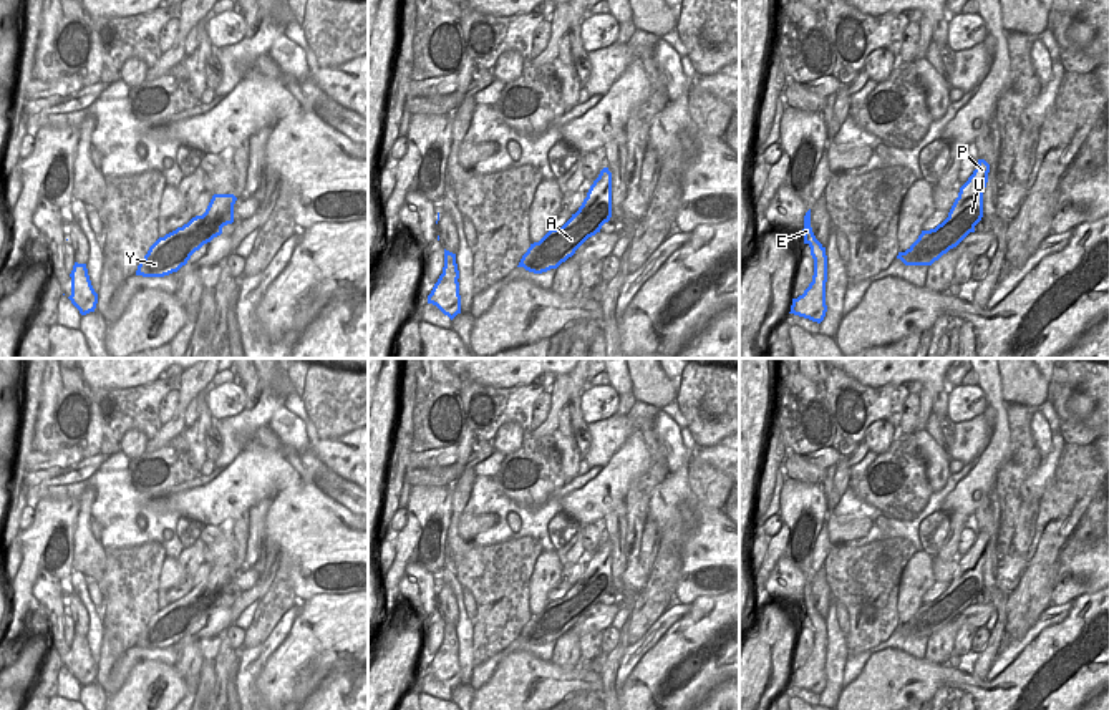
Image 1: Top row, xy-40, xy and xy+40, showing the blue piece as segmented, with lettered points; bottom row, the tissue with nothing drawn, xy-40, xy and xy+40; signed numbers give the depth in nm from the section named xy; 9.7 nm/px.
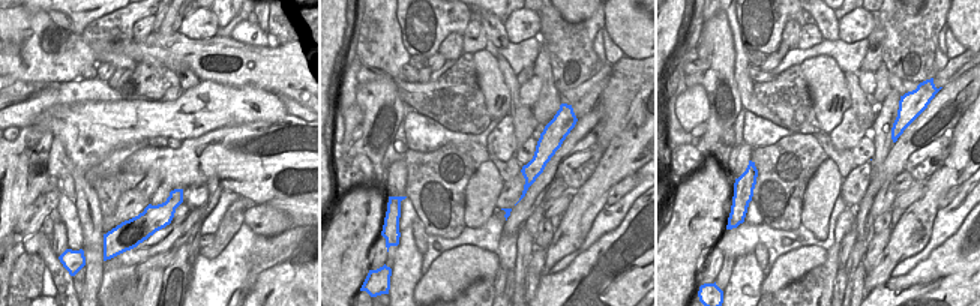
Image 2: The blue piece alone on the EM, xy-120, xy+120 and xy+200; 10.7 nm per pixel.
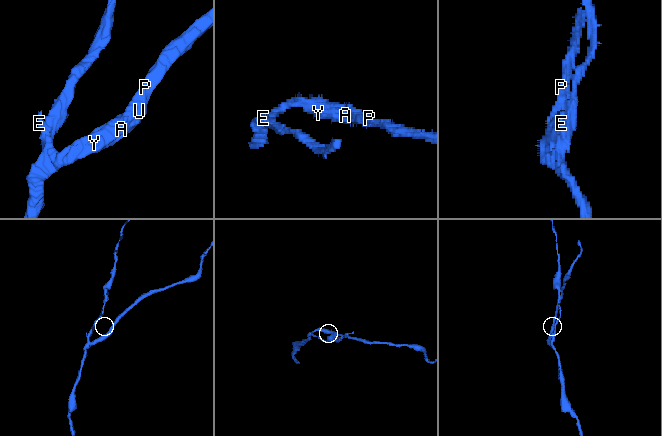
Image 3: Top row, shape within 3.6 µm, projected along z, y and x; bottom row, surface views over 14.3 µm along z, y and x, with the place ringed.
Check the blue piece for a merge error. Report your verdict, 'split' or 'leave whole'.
split

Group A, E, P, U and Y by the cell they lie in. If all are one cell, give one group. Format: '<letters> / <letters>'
A P U Y / E

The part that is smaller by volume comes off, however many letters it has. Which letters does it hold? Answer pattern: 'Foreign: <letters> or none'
Foreign: E

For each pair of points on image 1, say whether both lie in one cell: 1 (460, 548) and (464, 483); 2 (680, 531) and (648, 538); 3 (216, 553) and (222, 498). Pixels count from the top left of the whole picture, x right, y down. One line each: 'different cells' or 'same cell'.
1: same cell
2: different cells
3: different cells

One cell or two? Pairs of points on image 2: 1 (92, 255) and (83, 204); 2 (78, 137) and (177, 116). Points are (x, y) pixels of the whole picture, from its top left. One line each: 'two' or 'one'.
1: one
2: one

